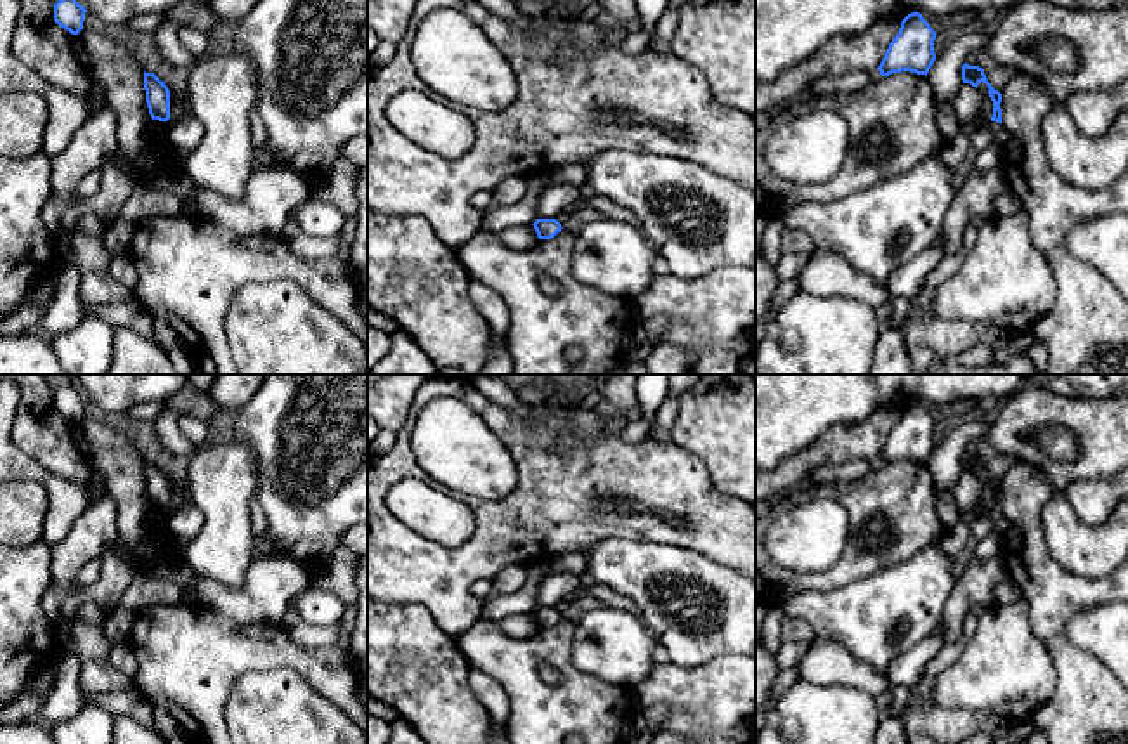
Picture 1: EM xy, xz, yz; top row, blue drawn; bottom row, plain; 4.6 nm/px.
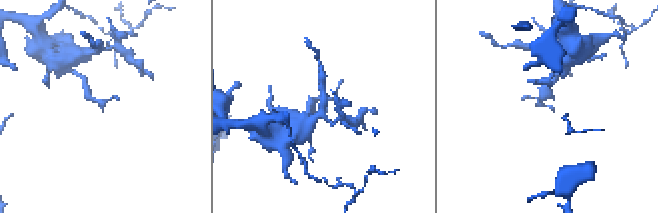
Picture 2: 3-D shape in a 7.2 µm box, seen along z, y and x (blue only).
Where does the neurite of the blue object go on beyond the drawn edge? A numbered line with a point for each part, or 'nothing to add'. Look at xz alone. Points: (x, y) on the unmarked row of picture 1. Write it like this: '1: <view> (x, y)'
nothing to add

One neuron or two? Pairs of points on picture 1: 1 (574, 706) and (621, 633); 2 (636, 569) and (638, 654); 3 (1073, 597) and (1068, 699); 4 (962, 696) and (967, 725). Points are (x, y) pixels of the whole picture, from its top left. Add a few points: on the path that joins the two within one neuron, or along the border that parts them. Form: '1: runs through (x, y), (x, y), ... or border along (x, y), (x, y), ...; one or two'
1: border along (572, 640), (572, 665), (576, 668), (633, 689); two
2: border along (643, 623), (659, 642); two
3: runs through (1056, 623), (1056, 640), (1068, 659), (1068, 673); one
4: border along (931, 703), (941, 708), (990, 710), (1005, 720); two

